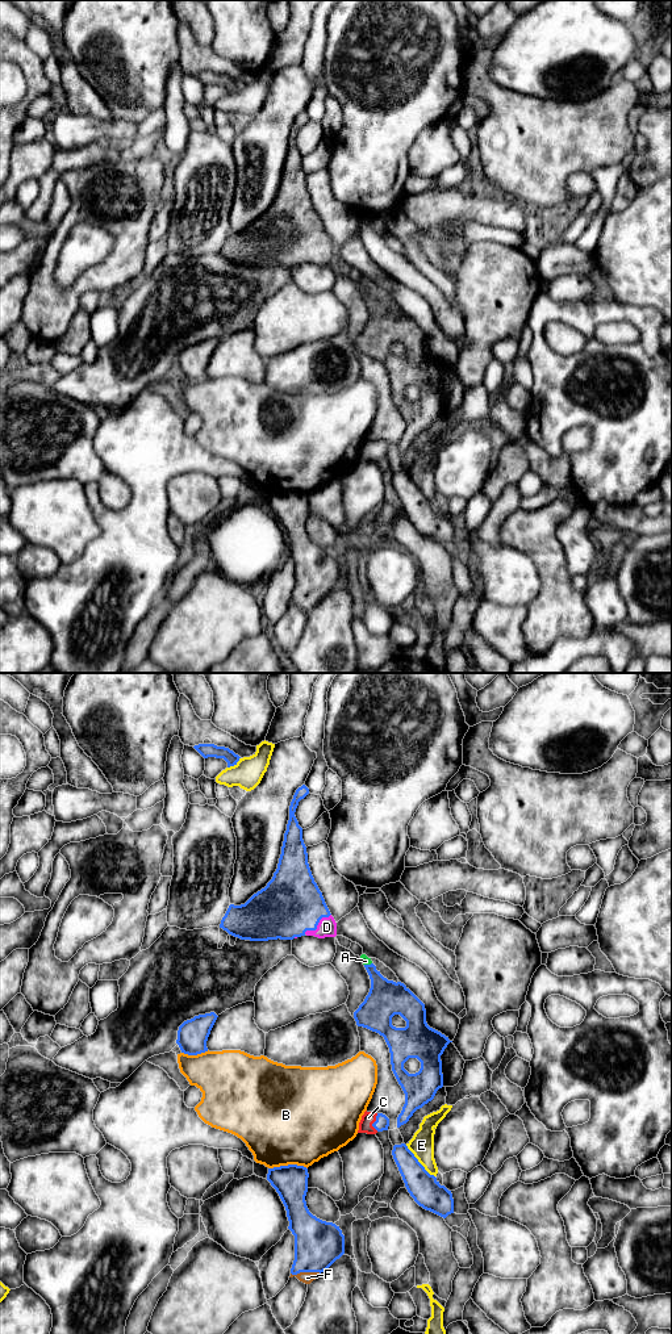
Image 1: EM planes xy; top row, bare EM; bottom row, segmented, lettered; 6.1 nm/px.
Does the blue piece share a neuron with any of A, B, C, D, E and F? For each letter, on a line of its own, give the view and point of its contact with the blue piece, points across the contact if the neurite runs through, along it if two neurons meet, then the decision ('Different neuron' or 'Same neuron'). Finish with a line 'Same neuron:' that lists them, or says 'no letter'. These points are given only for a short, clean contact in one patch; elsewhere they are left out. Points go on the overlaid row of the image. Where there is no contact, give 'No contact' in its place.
A: Touches blue at xy (367, 965). Path across: xy (385, 998), (378, 979), (367, 965), (366, 961). Same neuron
B: Touches blue at xy (288, 1165). Different neuron
C: Touches blue at xy (374, 1123). Path across: xy (382, 1123), (374, 1123), (368, 1117). Same neuron
D: Touches blue at xy (317, 924). Path across: xy (291, 903), (304, 911), (317, 924), (326, 927). Same neuron
E: Touches blue at xy (418, 1162). Different neuron
F: Touches blue at xy (305, 1271). Same neuron
Same neuron: A, C, D, F

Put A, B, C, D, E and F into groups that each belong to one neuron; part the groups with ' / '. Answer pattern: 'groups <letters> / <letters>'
groups A C D F / B / E

